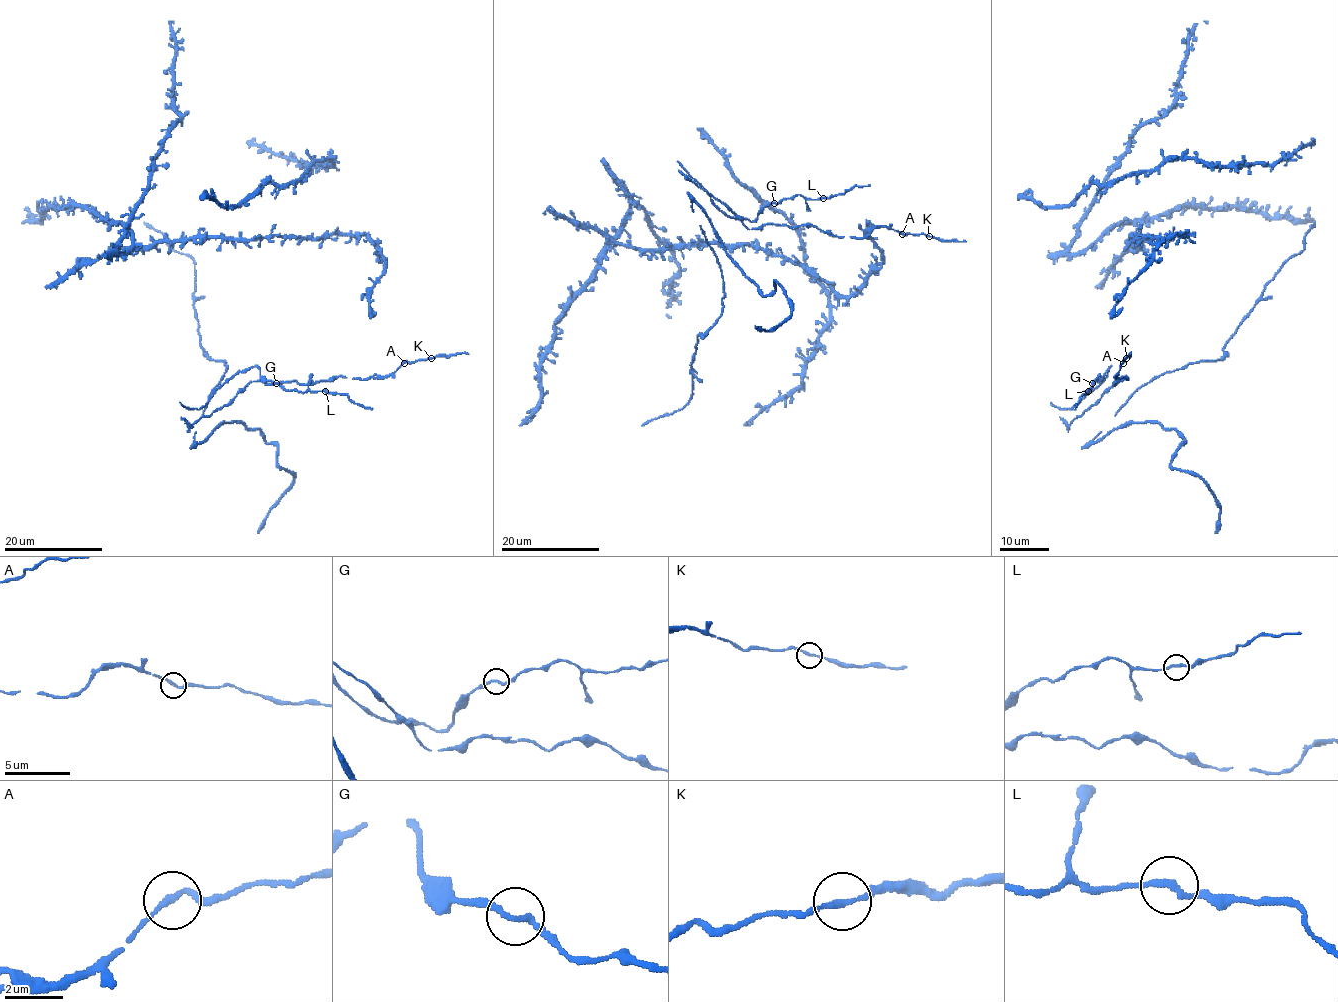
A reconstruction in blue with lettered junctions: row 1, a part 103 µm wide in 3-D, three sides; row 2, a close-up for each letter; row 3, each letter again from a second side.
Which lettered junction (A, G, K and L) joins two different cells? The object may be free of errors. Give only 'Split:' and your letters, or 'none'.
Split: none

